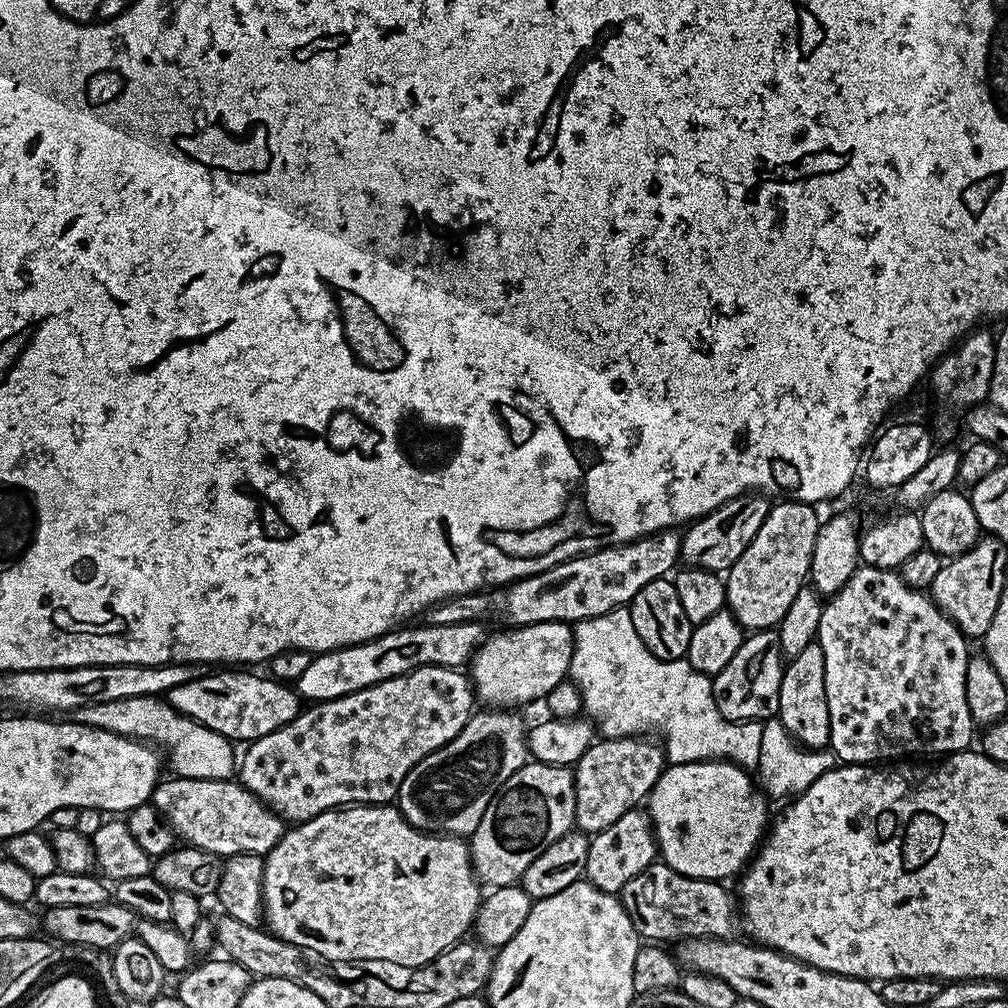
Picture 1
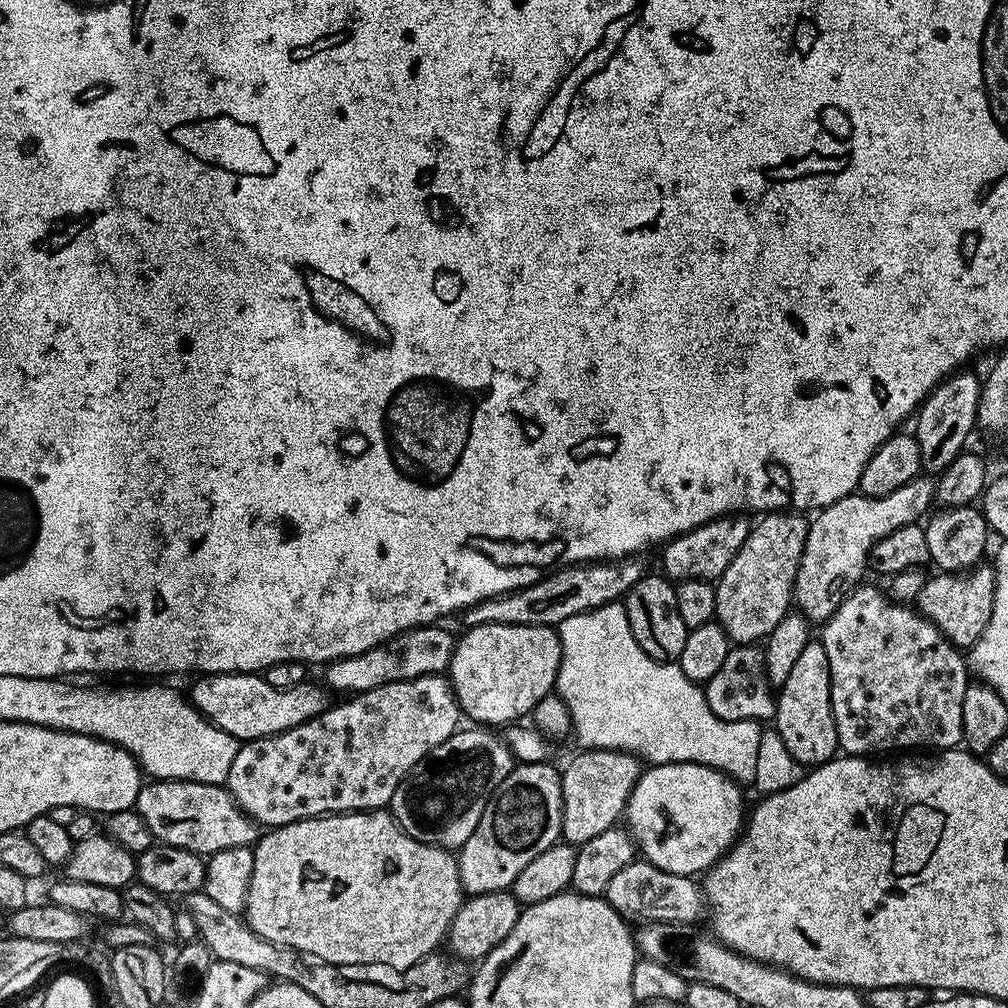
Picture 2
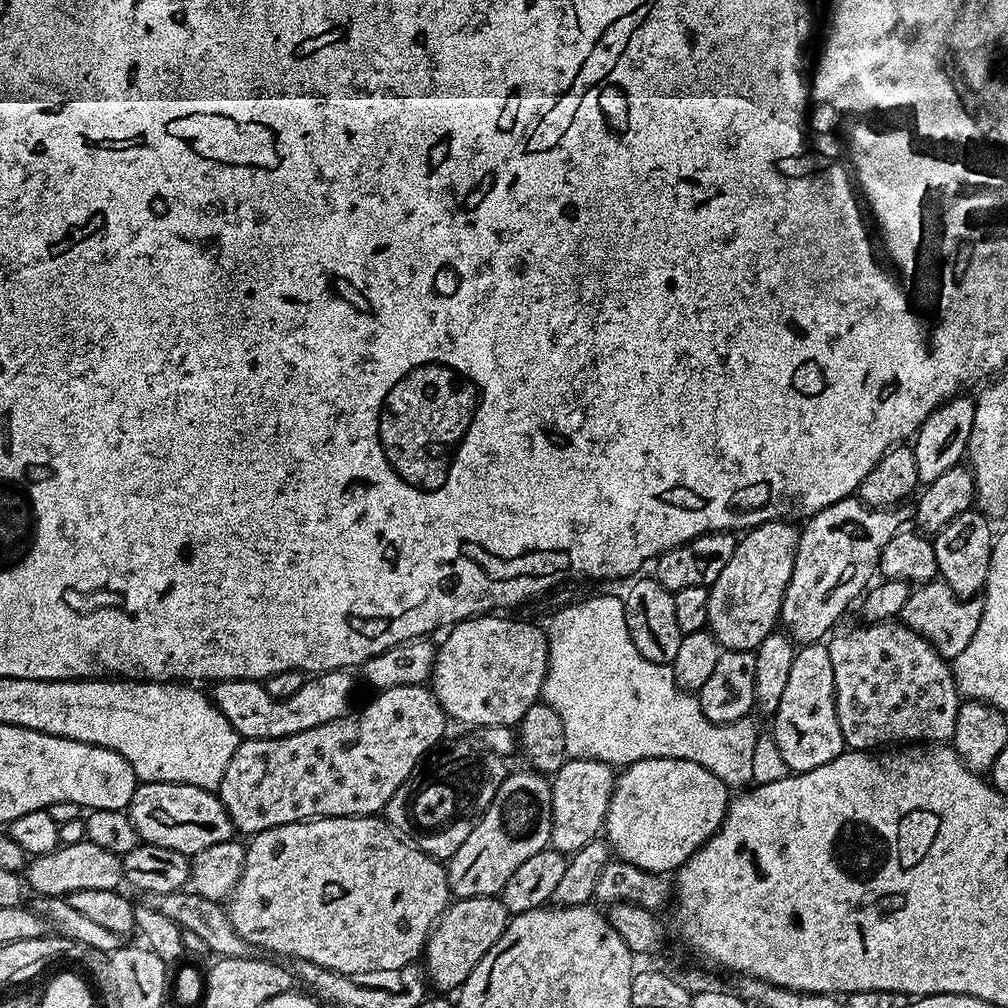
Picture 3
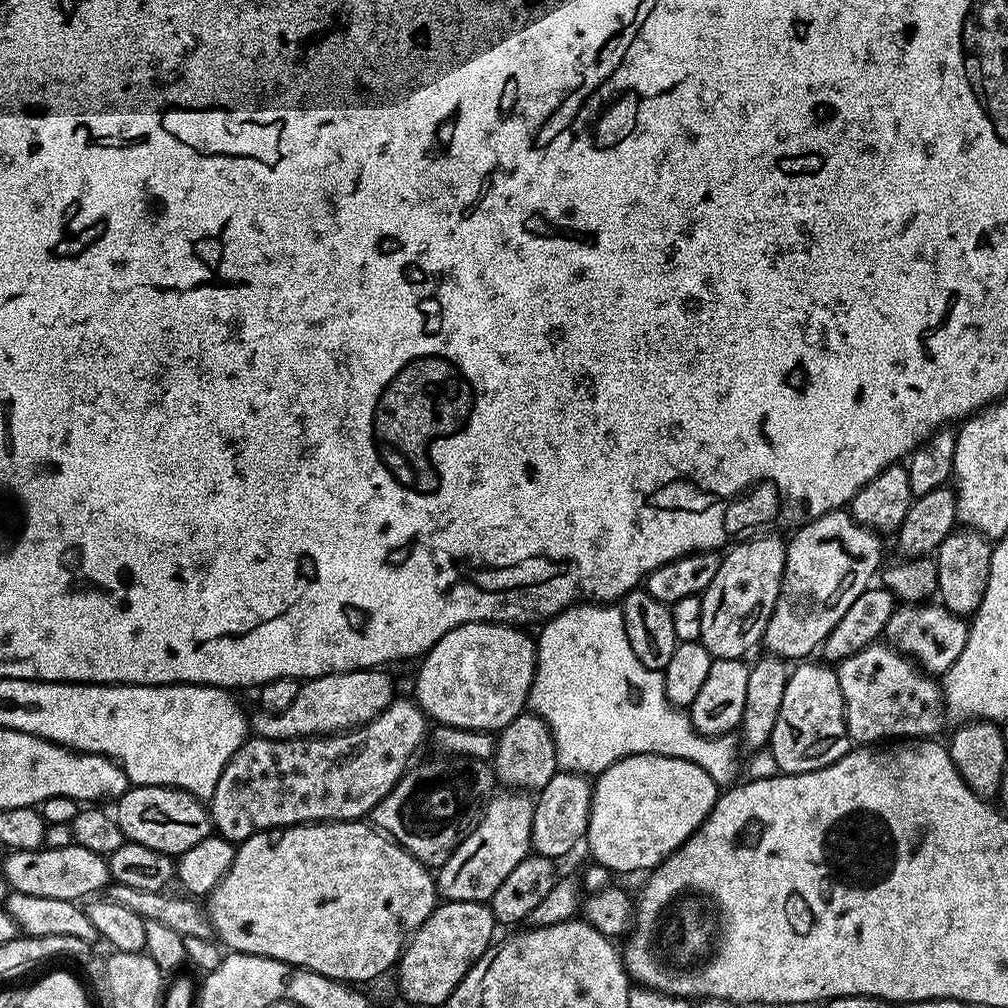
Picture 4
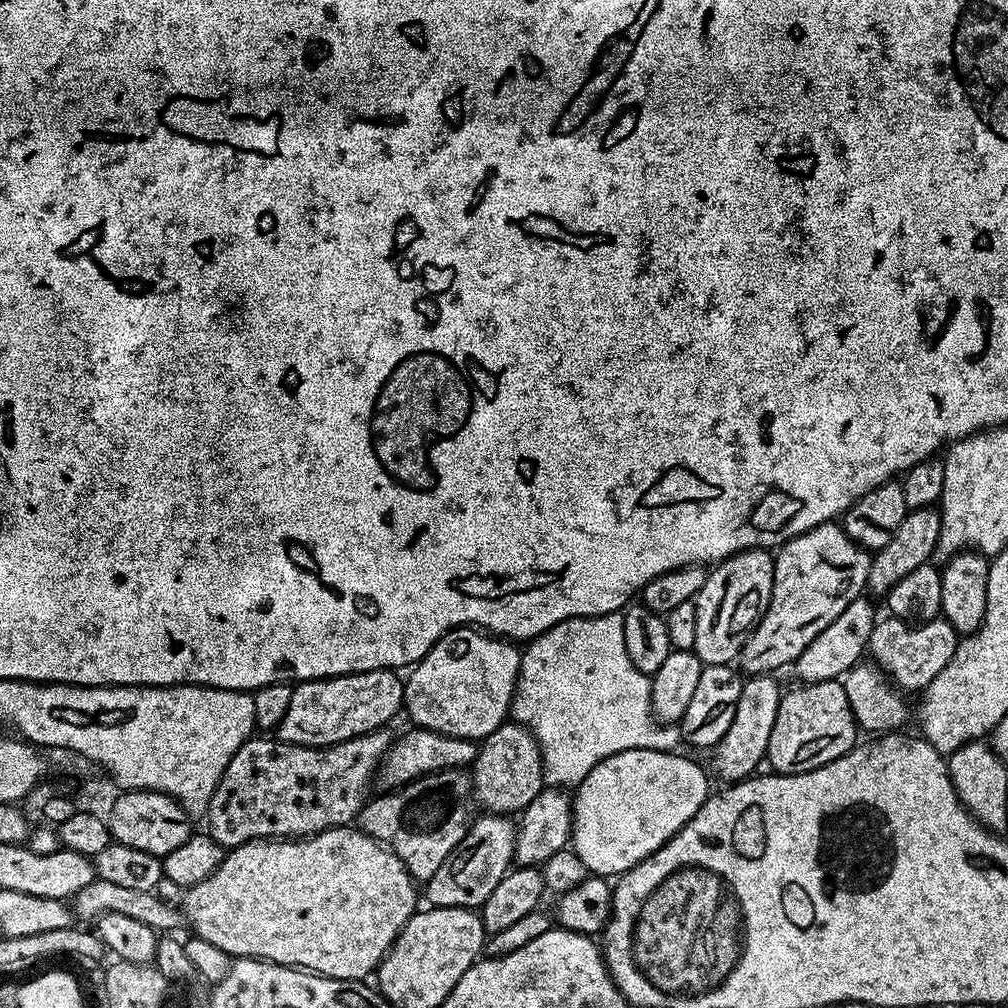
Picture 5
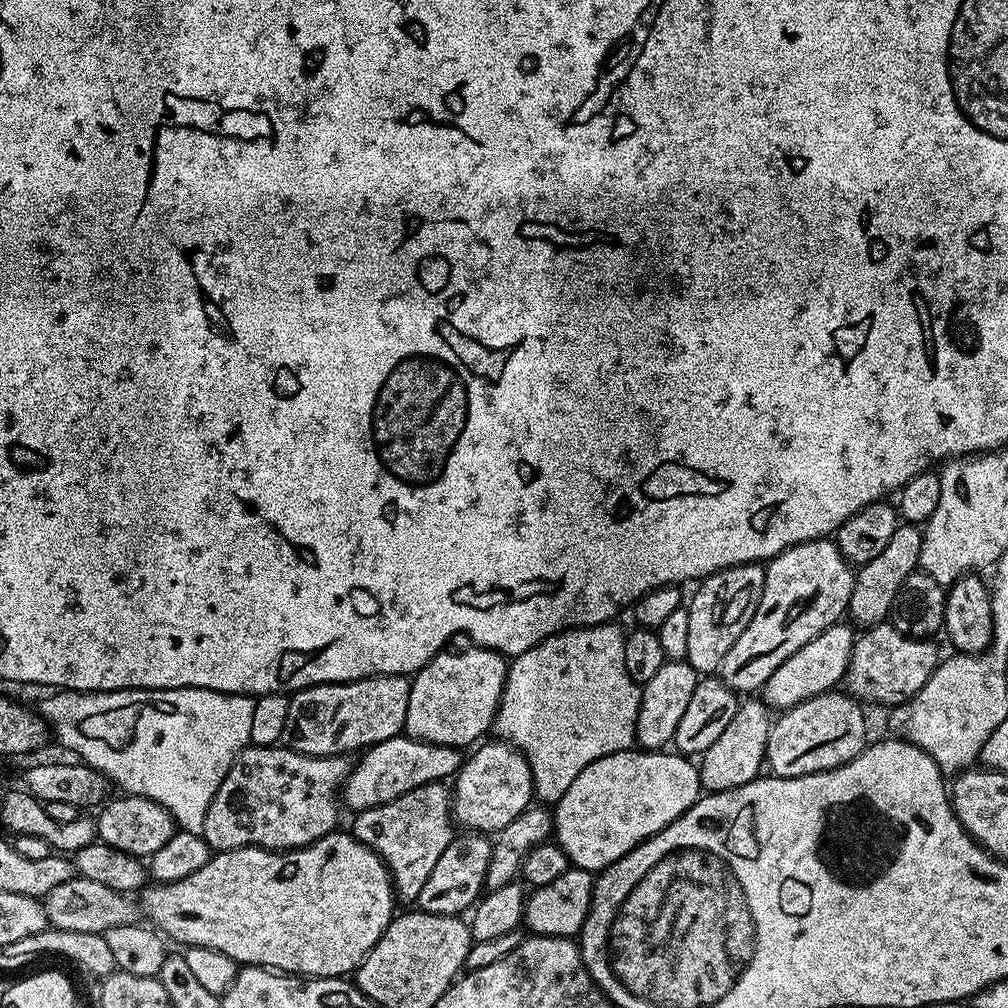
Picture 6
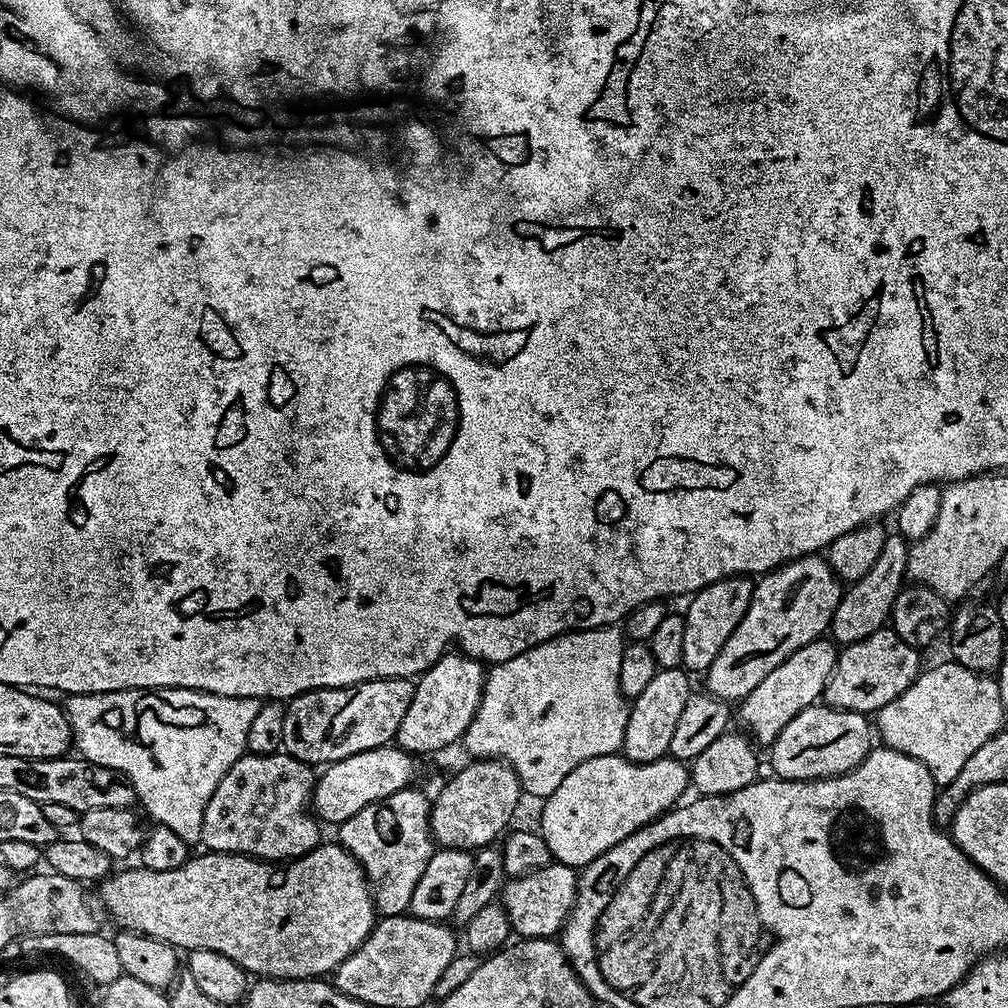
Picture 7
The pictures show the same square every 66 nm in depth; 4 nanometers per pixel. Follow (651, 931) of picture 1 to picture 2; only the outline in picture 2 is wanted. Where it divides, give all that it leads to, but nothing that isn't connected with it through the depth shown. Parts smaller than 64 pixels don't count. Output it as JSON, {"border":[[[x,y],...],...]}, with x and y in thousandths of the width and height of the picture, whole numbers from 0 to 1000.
{"border":[[[638,851],[628,853],[609,867],[599,892],[625,915],[687,917],[700,901],[697,884],[688,870],[654,863]]]}

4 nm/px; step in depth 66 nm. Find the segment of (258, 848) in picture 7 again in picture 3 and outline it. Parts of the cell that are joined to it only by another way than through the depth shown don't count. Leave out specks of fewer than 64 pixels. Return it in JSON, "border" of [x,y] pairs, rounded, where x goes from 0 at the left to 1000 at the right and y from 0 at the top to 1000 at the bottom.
{"border":[[[391,681],[372,688],[358,706],[346,705],[331,716],[267,734],[239,733],[220,768],[216,789],[235,826],[253,827],[272,819],[295,817],[319,810],[372,810],[391,792],[391,784],[407,772],[413,759],[441,733],[442,711],[428,682]]]}

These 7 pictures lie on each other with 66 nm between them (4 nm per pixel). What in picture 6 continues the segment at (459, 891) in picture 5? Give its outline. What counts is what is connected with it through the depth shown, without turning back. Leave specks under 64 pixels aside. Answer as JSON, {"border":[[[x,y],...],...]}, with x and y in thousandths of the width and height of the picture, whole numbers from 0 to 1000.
{"border":[[[480,827],[456,828],[448,832],[438,851],[435,851],[431,863],[427,863],[427,871],[423,871],[422,877],[419,878],[419,887],[415,887],[412,894],[416,904],[456,909],[463,906],[481,884],[480,864],[484,862],[489,834]]]}

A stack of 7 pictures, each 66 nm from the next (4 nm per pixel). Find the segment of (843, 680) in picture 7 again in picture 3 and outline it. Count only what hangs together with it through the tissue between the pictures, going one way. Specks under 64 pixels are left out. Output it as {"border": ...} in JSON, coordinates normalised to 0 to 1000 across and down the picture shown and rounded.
{"border":[[[930,573],[921,579],[905,583],[903,593],[899,593],[899,601],[895,601],[891,612],[898,623],[907,625],[934,651],[941,657],[948,655],[958,641],[962,641],[962,633],[970,625],[970,617],[974,617],[976,596],[972,593],[948,591],[937,576]]]}

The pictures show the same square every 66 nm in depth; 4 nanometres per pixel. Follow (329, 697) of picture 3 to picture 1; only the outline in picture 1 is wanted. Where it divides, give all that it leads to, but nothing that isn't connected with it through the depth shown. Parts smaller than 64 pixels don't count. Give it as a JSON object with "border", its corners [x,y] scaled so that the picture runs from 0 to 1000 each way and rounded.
{"border":[[[210,665],[200,673],[181,677],[165,688],[173,704],[185,712],[220,728],[231,736],[249,736],[284,720],[300,705],[298,689],[293,682],[279,679],[265,670],[253,671],[250,665]]]}

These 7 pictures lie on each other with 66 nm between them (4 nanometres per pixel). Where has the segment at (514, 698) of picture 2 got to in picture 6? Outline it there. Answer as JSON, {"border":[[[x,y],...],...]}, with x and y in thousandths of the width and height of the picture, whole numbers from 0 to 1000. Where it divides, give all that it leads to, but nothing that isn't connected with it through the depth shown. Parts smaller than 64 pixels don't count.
{"border":[[[459,629],[449,631],[427,658],[408,672],[407,700],[403,700],[400,729],[457,744],[463,743],[463,738],[471,739],[479,735],[485,729],[488,714],[492,711],[496,699],[498,685],[504,672],[504,660],[505,656],[496,648],[485,643],[477,643],[466,632]]]}

